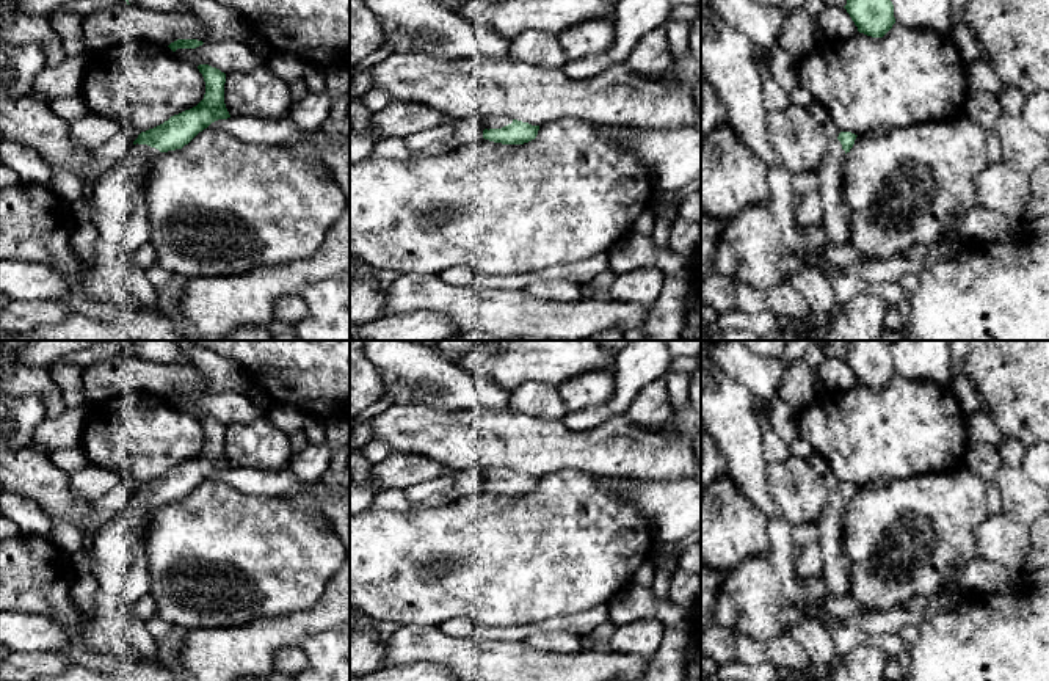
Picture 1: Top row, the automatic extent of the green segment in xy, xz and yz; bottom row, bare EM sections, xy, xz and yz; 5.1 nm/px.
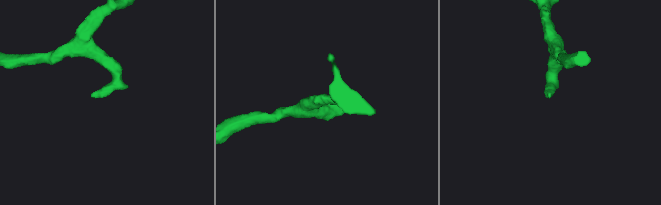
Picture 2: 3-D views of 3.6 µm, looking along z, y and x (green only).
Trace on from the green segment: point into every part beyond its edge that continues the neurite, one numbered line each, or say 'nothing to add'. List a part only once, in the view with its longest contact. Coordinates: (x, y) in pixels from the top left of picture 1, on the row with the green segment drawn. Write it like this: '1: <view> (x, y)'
1: xz (499, 121)

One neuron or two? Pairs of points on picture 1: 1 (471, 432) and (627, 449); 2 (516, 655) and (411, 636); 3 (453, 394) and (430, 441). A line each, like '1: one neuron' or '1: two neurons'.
1: one neuron
2: one neuron
3: two neurons

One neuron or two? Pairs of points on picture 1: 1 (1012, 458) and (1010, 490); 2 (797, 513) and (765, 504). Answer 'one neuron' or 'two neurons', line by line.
1: two neurons
2: two neurons

